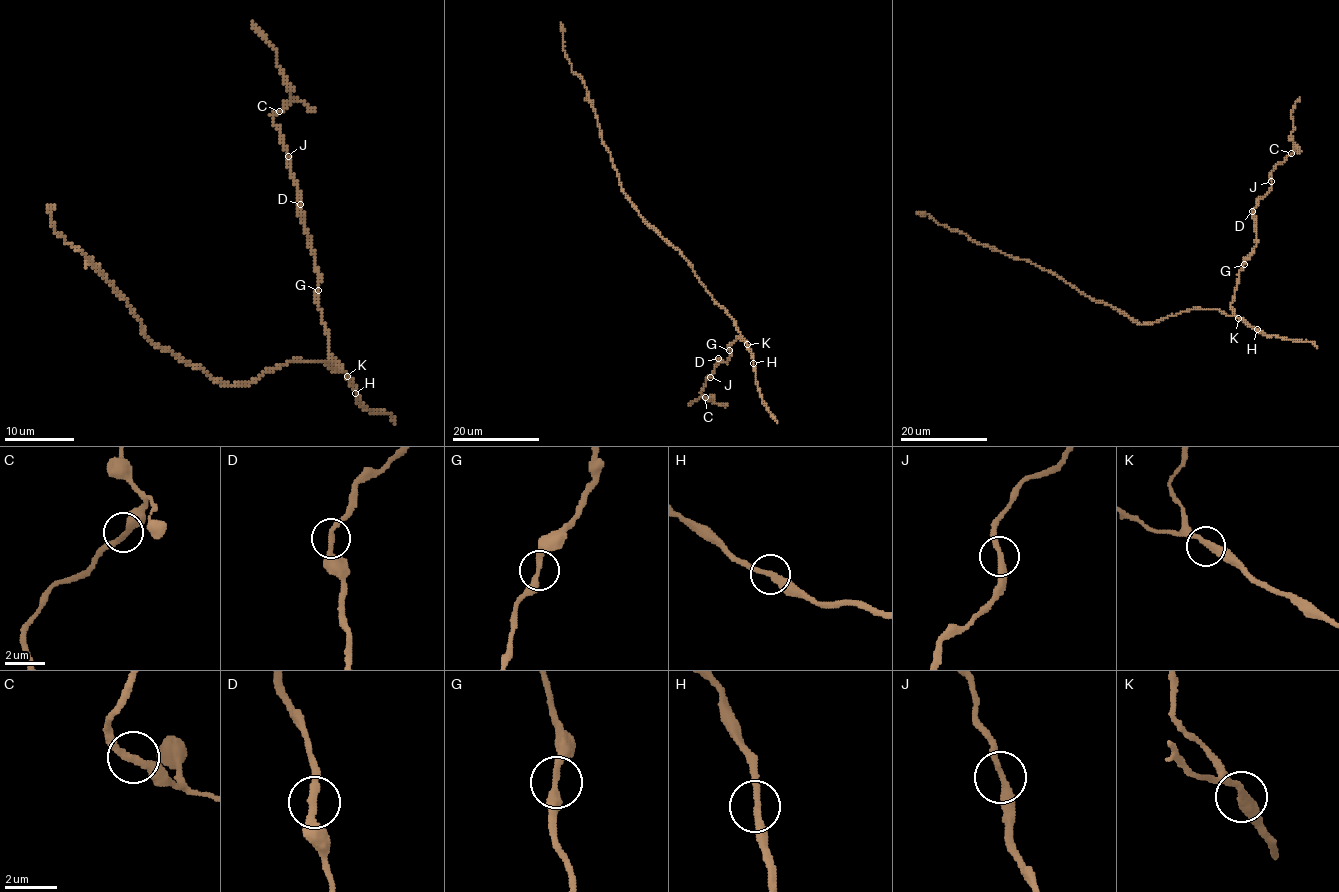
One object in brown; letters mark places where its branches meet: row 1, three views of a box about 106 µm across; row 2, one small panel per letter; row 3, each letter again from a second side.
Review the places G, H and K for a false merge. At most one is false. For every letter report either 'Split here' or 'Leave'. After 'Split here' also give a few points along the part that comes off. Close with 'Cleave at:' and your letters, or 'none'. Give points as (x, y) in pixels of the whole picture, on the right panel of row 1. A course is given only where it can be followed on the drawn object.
G: Leave
H: Leave
K: Leave
Cleave at: none

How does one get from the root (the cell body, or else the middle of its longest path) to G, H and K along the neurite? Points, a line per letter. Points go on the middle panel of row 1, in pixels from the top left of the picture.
G: (702, 283), (734, 320), (743, 339), (736, 337), (729, 350)
H: (702, 283), (734, 320), (753, 356), (753, 363)
K: (702, 283), (734, 320), (747, 344)

